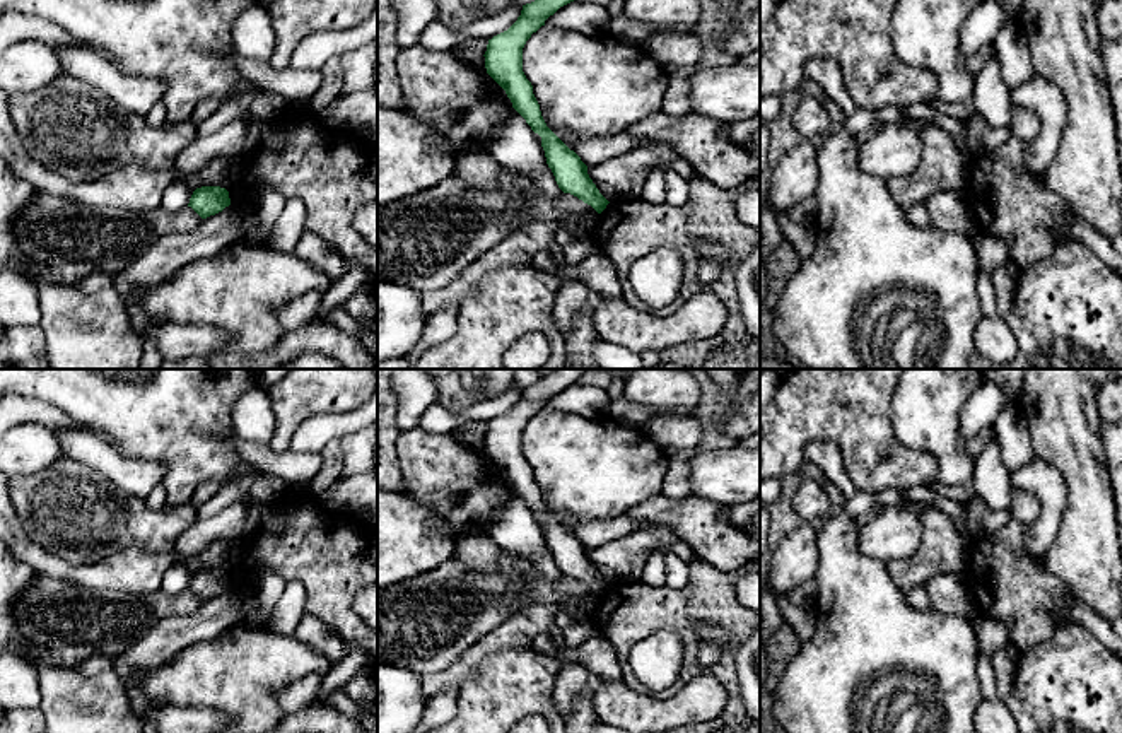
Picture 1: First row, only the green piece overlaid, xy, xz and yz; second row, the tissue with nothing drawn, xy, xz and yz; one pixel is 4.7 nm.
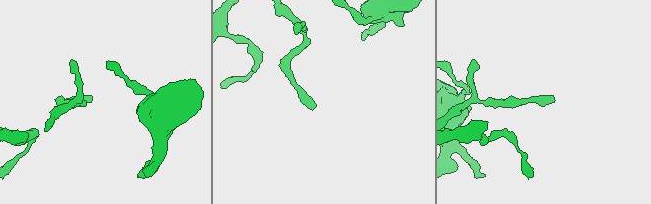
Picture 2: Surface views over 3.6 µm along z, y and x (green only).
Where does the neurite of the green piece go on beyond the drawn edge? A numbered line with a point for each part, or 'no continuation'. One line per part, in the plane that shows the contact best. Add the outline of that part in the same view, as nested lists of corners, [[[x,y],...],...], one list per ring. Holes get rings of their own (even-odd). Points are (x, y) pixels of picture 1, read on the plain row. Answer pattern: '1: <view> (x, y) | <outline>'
no continuation

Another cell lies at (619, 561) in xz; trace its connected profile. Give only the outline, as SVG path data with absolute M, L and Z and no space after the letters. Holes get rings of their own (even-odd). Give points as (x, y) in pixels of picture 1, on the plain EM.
M652 525L601 547L587 548L587 557L608 583L635 583L652 552L678 538L669 526Z

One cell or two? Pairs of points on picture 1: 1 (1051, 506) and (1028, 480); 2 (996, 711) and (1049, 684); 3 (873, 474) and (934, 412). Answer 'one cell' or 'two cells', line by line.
1: one cell
2: two cells
3: two cells

